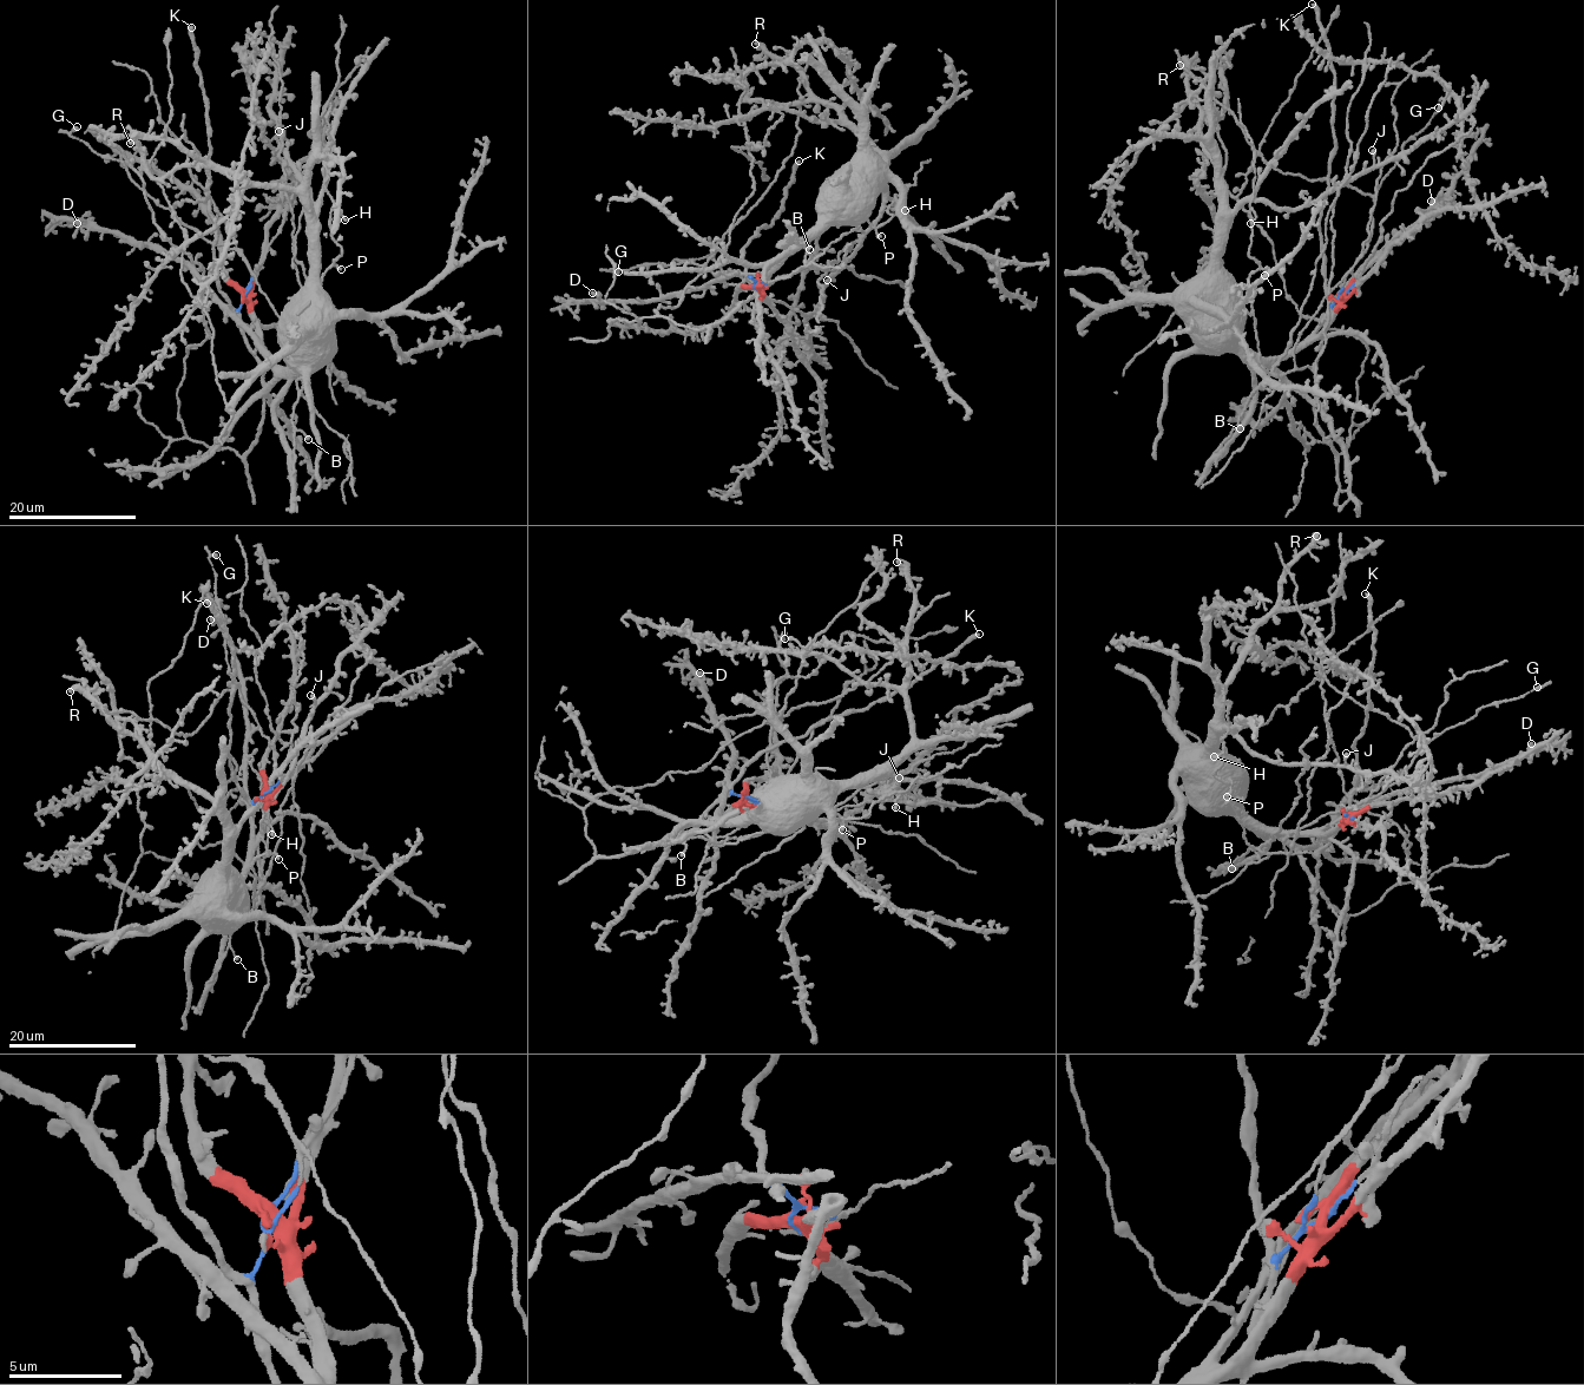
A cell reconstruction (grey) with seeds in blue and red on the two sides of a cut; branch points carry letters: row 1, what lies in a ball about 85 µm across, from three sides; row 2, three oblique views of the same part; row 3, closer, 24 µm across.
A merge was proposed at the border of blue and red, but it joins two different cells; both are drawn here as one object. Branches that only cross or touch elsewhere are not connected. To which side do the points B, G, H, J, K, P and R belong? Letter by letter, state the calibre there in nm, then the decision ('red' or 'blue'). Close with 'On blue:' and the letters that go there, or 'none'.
B: 320 nm thick; red
G: 400 nm thick; blue
H: 240 nm thick; blue
J: 380 nm thick; red
K: 400 nm thick; blue
P: 260 nm thick; blue
R: 240 nm thick; red
On blue: G, H, K, P

